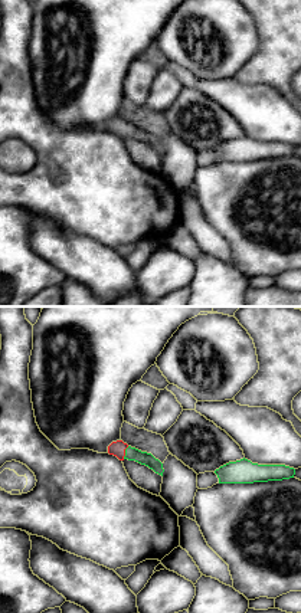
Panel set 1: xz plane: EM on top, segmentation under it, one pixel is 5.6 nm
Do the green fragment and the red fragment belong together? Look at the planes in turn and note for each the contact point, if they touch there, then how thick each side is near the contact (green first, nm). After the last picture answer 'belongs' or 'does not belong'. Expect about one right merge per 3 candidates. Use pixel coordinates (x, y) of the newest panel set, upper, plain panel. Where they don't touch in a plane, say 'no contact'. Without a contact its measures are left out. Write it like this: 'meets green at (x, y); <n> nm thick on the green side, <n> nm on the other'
meets green at (126, 130); 80 nm thick on the green side, 80 nm on the other

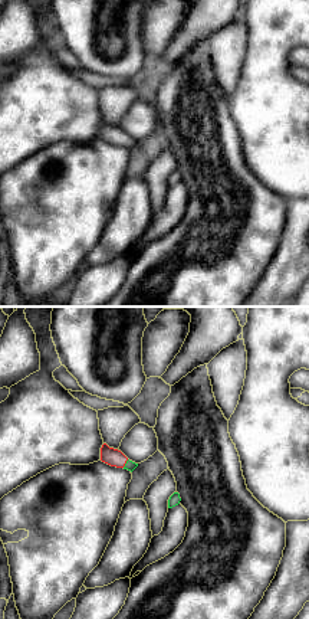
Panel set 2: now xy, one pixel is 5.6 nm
meets green at (125, 141); 60 nm thick on the green side, 100 nm on the other

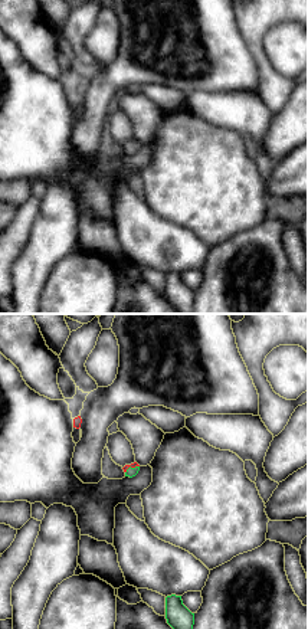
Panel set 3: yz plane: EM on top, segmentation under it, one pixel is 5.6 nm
meets green at (130, 144); 50 nm thick on the green side, 30 nm on the other

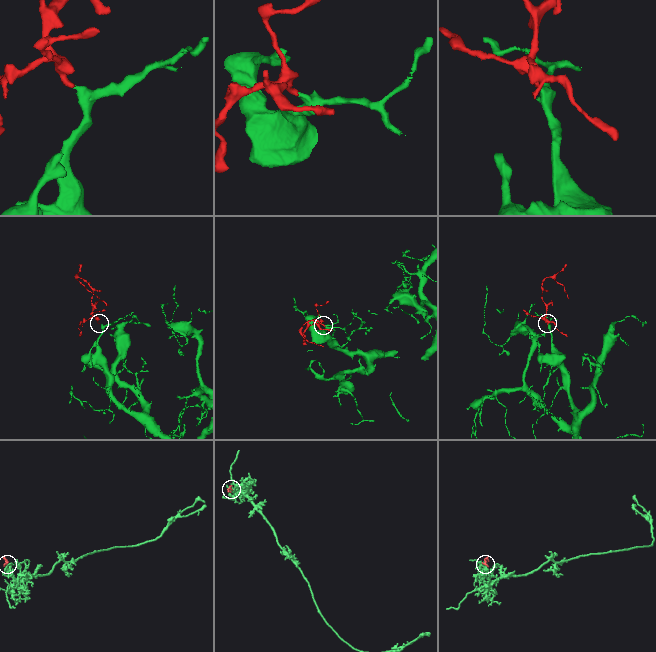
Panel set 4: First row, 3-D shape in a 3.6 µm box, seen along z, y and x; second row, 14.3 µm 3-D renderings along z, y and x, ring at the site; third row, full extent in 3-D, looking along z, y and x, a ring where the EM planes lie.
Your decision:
belongs

